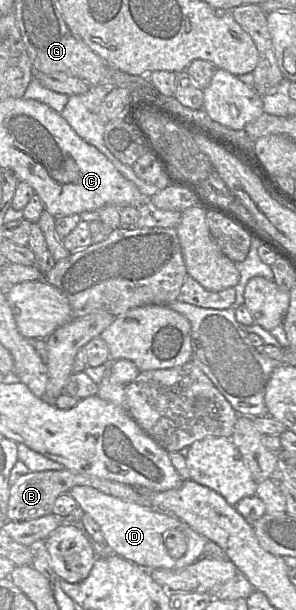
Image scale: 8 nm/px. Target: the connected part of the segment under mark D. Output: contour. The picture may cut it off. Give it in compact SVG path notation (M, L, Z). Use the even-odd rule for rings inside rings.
M75 486L69 490L78 507L89 515L100 527L106 546L112 553L121 556L147 570L179 569L191 565L203 557L204 546L208 539L195 532L180 519L137 503L107 495L88 486ZM169 529L182 531L187 539L187 551L179 559L172 558L165 548L164 532Z

